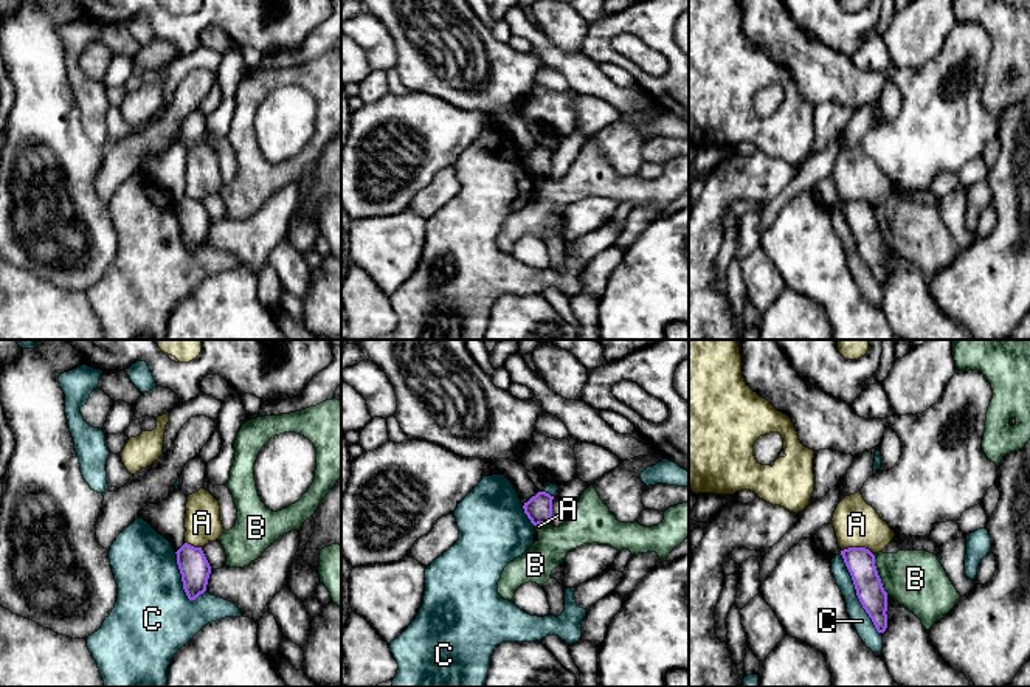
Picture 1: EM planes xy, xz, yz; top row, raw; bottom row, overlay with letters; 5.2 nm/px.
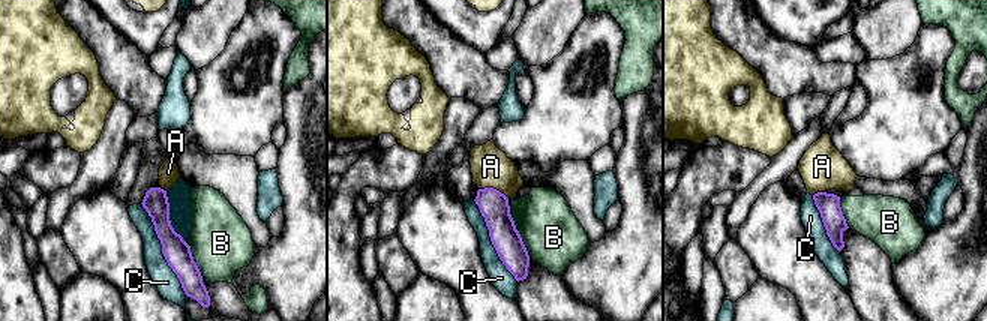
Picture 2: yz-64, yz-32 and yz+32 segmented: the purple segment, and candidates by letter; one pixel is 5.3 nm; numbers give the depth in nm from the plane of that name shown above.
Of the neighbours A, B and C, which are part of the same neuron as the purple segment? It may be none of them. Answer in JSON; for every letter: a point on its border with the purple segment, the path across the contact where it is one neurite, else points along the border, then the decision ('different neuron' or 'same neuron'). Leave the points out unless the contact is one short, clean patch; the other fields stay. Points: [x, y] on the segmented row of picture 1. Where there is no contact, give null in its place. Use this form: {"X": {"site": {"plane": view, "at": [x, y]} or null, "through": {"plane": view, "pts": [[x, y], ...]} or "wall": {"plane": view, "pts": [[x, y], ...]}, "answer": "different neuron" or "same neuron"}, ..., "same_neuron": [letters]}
{"A": {"site": {"plane": "yz", "at": [858, 548]}, "wall": {"plane": "yz", "pts": [[843, 549], [866, 548], [874, 555]]}, "answer": "different neuron"}, "B": {"site": {"plane": "yz", "at": [878, 576]}, "answer": "different neuron"}, "C": {"site": {"plane": "yz", "at": [857, 594]}, "answer": "different neuron"}, "same_neuron": []}

